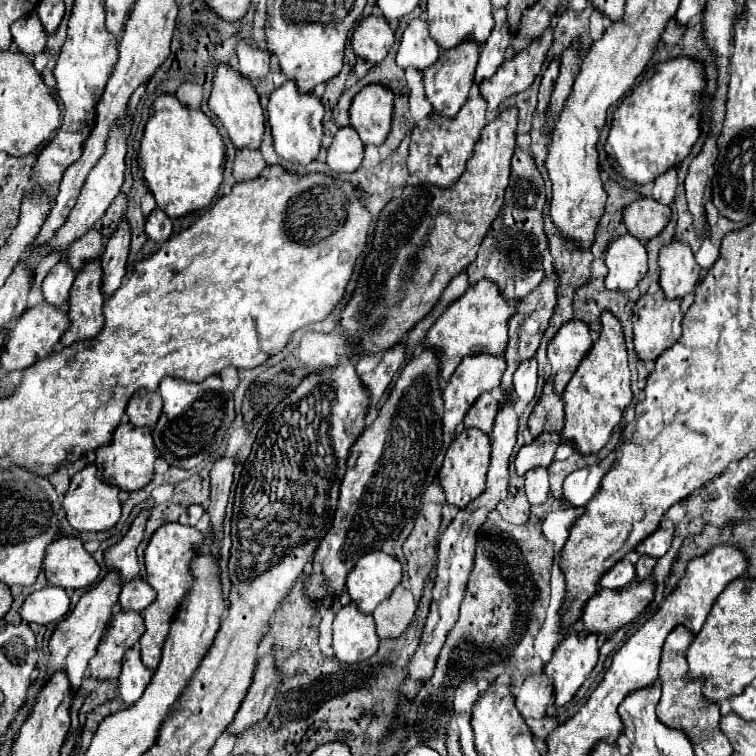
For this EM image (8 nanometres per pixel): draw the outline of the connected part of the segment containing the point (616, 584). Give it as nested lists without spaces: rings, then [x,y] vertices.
[[[629,558],[619,560],[609,572],[603,574],[603,578],[599,580],[601,588],[623,588],[629,582],[633,582],[635,578],[635,566]]]

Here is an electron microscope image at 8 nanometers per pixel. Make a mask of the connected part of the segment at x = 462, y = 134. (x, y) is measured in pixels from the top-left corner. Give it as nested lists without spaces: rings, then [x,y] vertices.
[[[473,94],[453,118],[433,112],[427,118],[419,120],[411,132],[409,158],[407,158],[409,172],[417,174],[421,182],[435,184],[441,188],[447,188],[453,182],[457,182],[459,174],[465,170],[467,158],[473,156],[473,146],[481,136],[481,130],[487,124],[485,118],[487,118],[487,102],[481,94]]]

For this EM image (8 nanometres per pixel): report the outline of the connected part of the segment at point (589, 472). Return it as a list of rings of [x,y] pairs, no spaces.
[[[599,464],[581,468],[573,474],[569,474],[563,482],[563,500],[569,502],[573,508],[585,506],[593,494],[597,494],[597,486],[601,484],[601,478],[607,470],[603,470]]]

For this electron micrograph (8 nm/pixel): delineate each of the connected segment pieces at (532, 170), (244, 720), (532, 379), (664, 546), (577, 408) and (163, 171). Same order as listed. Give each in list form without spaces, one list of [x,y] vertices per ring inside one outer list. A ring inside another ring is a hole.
[[[517,146],[511,160],[511,176],[509,186],[505,188],[503,208],[493,220],[491,228],[487,230],[483,244],[479,246],[477,258],[467,266],[471,284],[479,282],[481,278],[489,278],[497,282],[505,300],[521,300],[523,296],[527,296],[531,290],[537,288],[537,284],[545,276],[543,270],[539,268],[539,258],[547,248],[547,236],[543,232],[543,206],[545,206],[543,178],[535,166],[533,156]],[[501,234],[505,236],[505,242],[509,236],[509,246],[503,246],[503,250],[499,250]]]
[[[265,654],[257,660],[255,674],[251,678],[251,686],[247,690],[247,696],[241,702],[241,708],[235,714],[235,720],[231,726],[227,726],[227,732],[233,736],[241,736],[245,728],[265,718],[271,700],[277,690],[277,682],[281,682],[281,674],[277,674],[273,666],[273,656]]]
[[[531,358],[531,360],[525,360],[513,376],[515,400],[521,402],[523,406],[529,404],[535,396],[535,386],[537,386],[537,360]]]
[[[665,518],[665,520],[661,522],[661,526],[659,526],[649,538],[645,538],[645,540],[637,546],[637,554],[639,554],[639,556],[661,558],[661,556],[671,548],[673,532],[675,532],[675,522],[669,520],[669,518]]]
[[[611,312],[601,316],[601,334],[589,354],[583,358],[573,378],[569,380],[563,402],[565,402],[565,426],[561,430],[561,440],[571,442],[573,448],[587,456],[597,454],[605,442],[611,438],[613,428],[619,424],[625,406],[631,402],[631,380],[629,380],[627,350],[623,340],[623,330],[619,320]]]
[[[163,94],[153,102],[153,110],[145,124],[137,162],[143,170],[147,188],[157,200],[157,206],[147,220],[145,232],[155,242],[165,242],[173,232],[171,218],[207,208],[223,182],[225,144],[213,120],[201,110],[183,106],[175,96]]]

